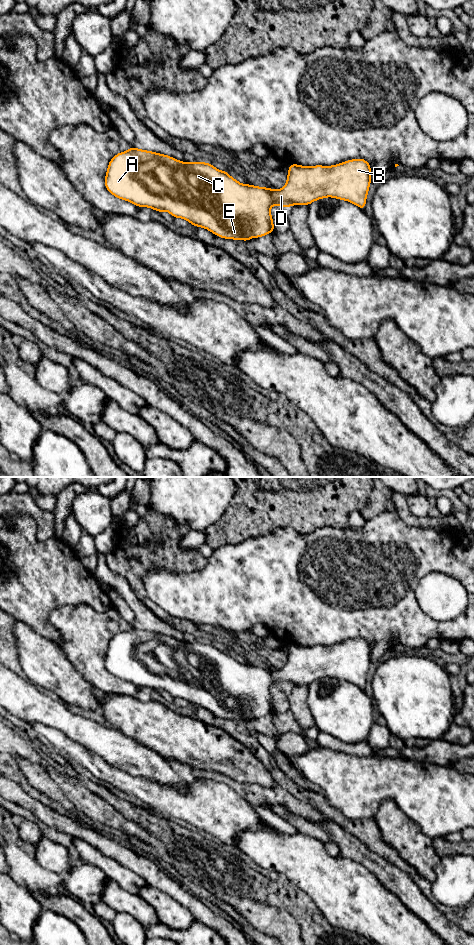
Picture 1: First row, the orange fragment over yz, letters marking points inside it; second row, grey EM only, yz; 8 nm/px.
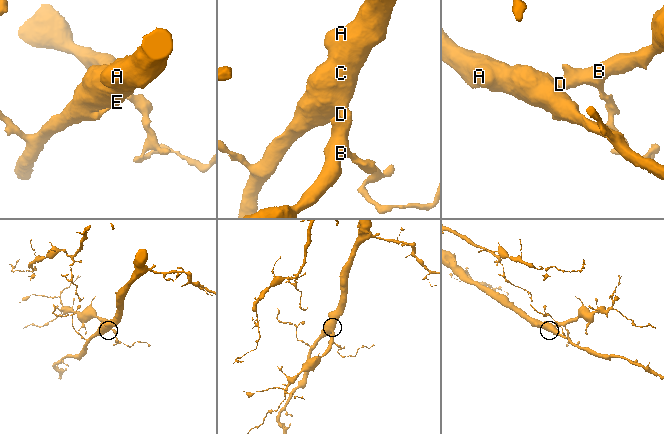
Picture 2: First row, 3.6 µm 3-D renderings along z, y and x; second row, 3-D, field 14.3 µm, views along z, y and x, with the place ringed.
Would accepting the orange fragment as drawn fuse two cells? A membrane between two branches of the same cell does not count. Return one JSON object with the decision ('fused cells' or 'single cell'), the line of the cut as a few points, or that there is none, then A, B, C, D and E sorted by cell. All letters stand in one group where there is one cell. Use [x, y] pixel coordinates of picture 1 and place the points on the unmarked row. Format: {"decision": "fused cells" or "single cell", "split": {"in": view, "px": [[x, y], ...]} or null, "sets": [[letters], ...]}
{"decision": "single cell", "split": null, "sets": [["A", "B", "C", "D", "E"]]}

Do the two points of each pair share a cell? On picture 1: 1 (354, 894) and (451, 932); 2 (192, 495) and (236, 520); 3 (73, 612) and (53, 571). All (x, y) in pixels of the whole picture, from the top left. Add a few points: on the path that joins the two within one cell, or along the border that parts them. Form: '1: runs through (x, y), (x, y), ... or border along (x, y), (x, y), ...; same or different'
1: border along (405, 906), (438, 934); different
2: border along (234, 491), (234, 495), (226, 510), (206, 528); different
3: border along (92, 608), (82, 603), (65, 604), (48, 616); different

